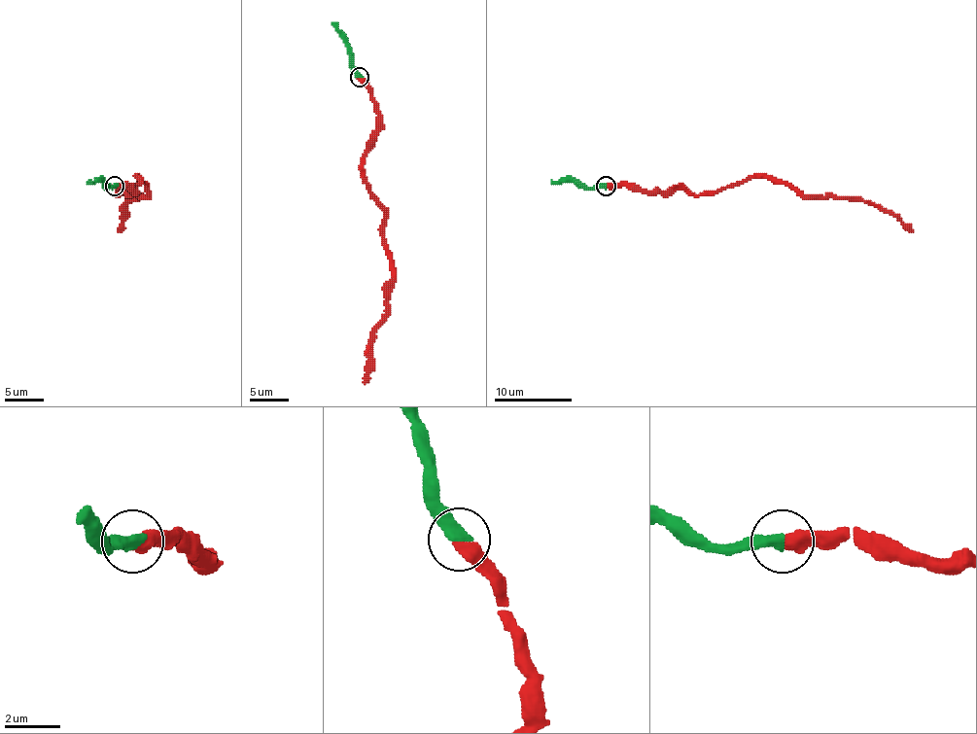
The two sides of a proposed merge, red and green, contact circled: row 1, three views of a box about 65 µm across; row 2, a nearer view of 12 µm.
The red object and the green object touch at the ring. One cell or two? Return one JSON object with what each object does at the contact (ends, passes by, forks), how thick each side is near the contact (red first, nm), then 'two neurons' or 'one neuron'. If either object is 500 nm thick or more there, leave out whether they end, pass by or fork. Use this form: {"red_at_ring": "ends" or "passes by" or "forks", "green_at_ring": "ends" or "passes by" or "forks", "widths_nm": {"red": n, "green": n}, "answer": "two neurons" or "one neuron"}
{"widths_nm": {"red": 550, "green": 500}, "answer": "one neuron"}

